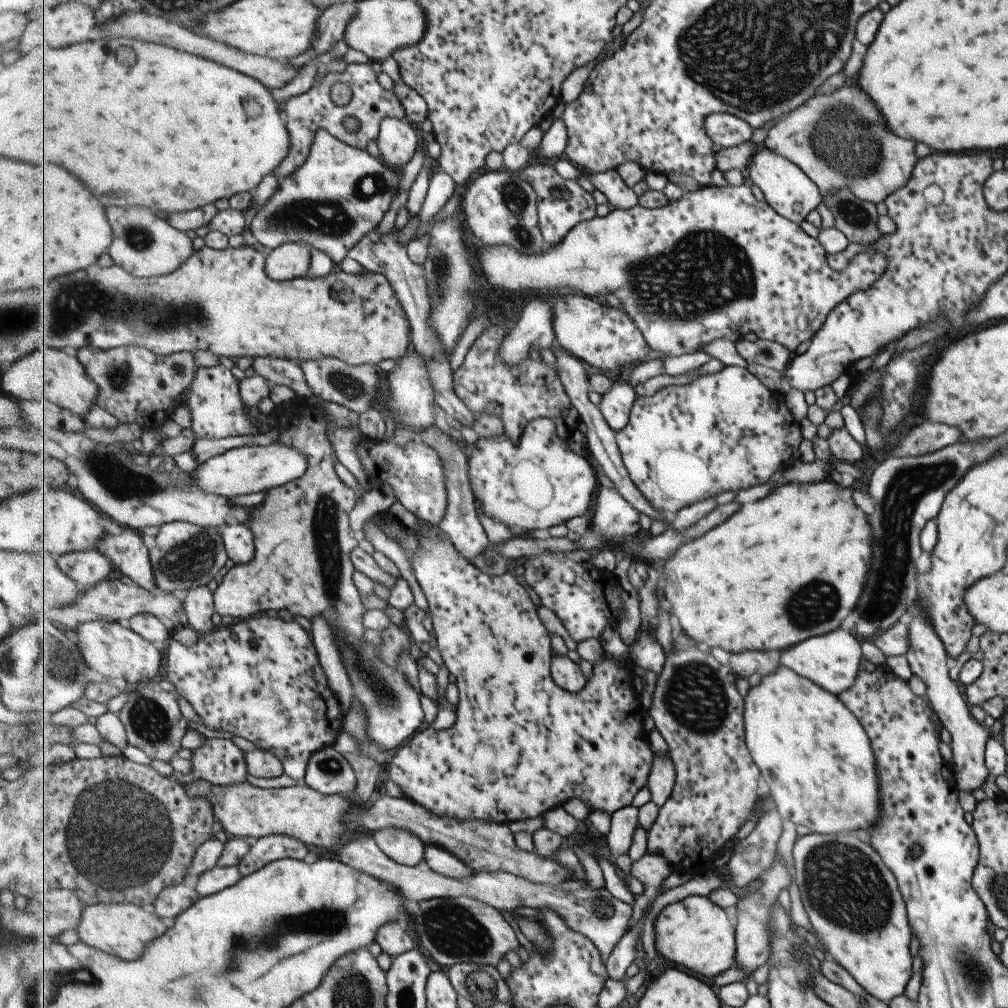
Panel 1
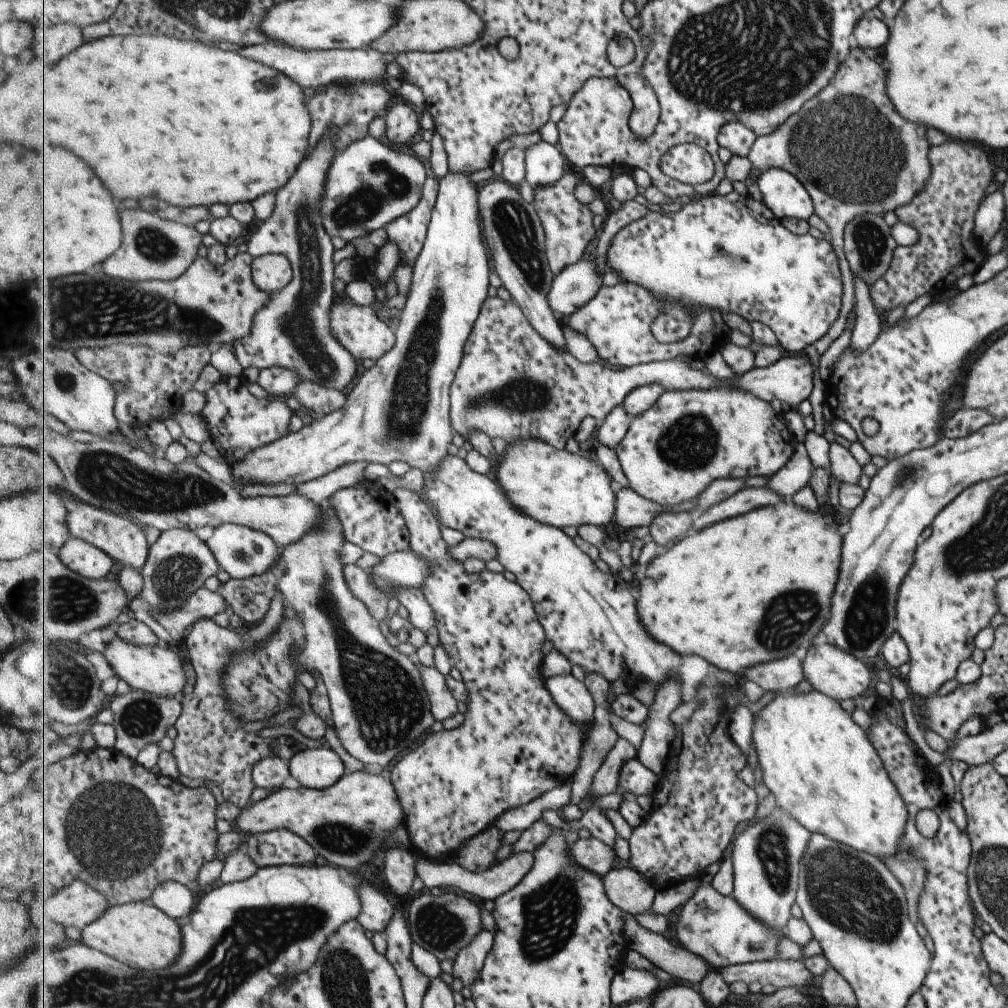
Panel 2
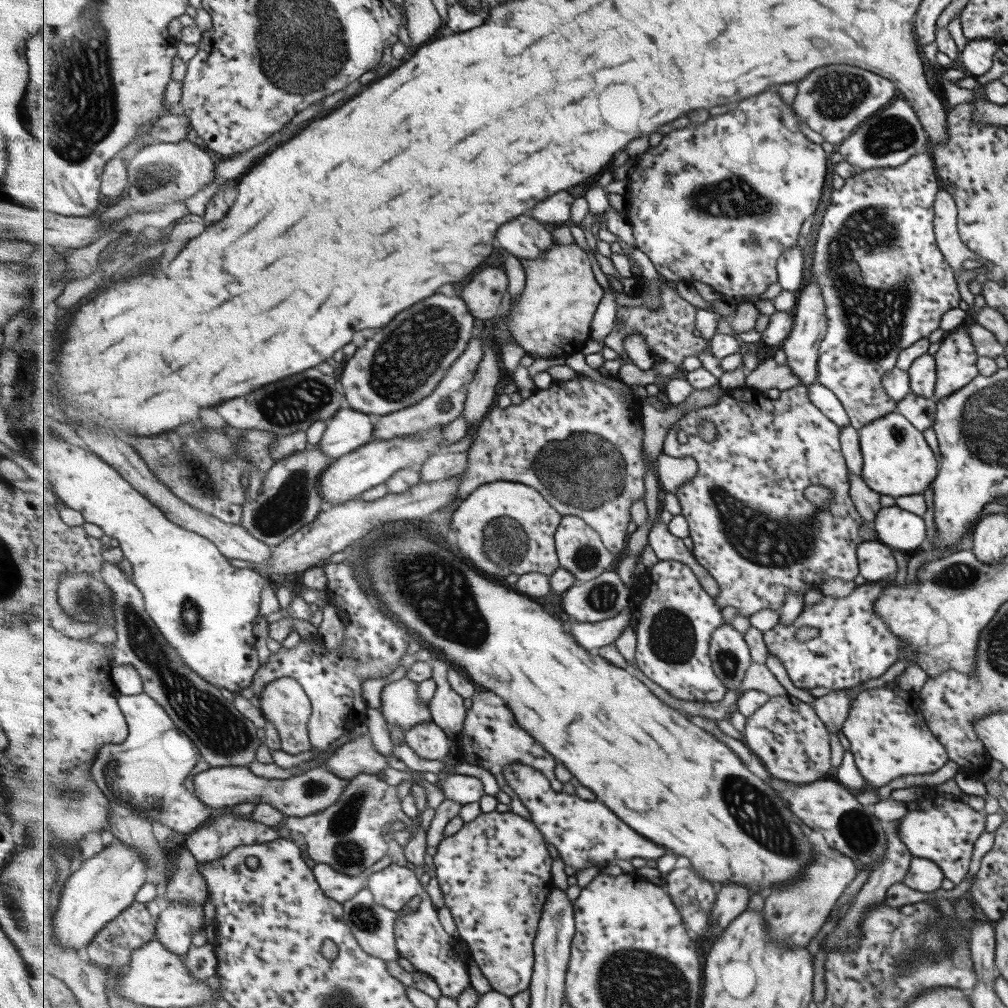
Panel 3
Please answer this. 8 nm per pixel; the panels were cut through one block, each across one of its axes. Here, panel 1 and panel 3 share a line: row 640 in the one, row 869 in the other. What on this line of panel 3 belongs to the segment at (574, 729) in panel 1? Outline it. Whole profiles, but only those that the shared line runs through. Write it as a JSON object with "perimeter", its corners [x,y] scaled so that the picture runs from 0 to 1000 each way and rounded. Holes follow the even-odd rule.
{"perimeter":[[[508,804],[501,806],[489,805],[486,807],[476,807],[471,813],[464,816],[460,816],[459,821],[449,829],[443,829],[435,839],[434,846],[430,849],[430,855],[433,859],[433,871],[436,875],[442,901],[447,905],[448,911],[455,925],[454,929],[465,939],[467,949],[472,953],[478,966],[483,970],[486,978],[493,984],[502,986],[509,990],[512,986],[523,982],[528,977],[528,968],[530,965],[530,957],[532,956],[532,945],[530,942],[530,935],[534,923],[536,921],[536,913],[538,905],[544,890],[544,887],[550,882],[549,871],[547,871],[547,845],[541,837],[543,833],[535,820],[528,813],[519,812]]]}

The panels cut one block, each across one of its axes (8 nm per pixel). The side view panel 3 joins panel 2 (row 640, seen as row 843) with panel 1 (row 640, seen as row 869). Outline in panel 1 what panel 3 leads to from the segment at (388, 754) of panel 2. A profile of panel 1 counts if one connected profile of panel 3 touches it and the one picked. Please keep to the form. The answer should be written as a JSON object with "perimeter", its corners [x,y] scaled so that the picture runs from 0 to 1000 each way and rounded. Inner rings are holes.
{"perimeter":[[[293,394],[289,399],[276,403],[273,407],[276,410],[274,415],[277,416],[273,423],[274,427],[277,427],[277,435],[273,440],[289,442],[301,448],[307,454],[307,465],[303,468],[303,472],[267,486],[261,494],[261,499],[249,503],[251,516],[247,518],[246,523],[253,530],[254,552],[249,559],[232,560],[220,569],[216,582],[212,586],[214,608],[218,611],[229,611],[237,616],[259,611],[269,604],[274,607],[285,605],[290,609],[296,608],[307,615],[314,613],[314,609],[320,611],[326,617],[330,625],[330,633],[340,649],[340,657],[348,671],[350,688],[364,706],[366,722],[362,726],[362,732],[366,736],[372,736],[382,749],[384,744],[398,740],[413,726],[418,725],[418,720],[424,714],[420,696],[418,696],[420,688],[412,685],[412,681],[404,675],[404,671],[398,665],[382,659],[376,651],[375,641],[364,637],[362,633],[364,623],[360,619],[360,613],[364,603],[358,595],[357,584],[350,575],[353,563],[348,556],[349,548],[357,542],[357,533],[359,533],[348,524],[348,518],[346,518],[346,510],[354,502],[354,488],[338,478],[338,474],[334,472],[332,458],[336,458],[336,454],[332,452],[330,440],[324,433],[324,419],[328,419],[332,425],[354,425],[356,410],[332,399],[320,398],[318,403],[313,403],[307,397],[298,394]]]}

